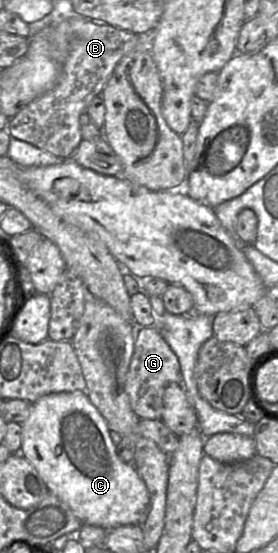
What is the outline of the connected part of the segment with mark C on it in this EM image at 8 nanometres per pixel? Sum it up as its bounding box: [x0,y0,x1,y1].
[20,391,150,530]

